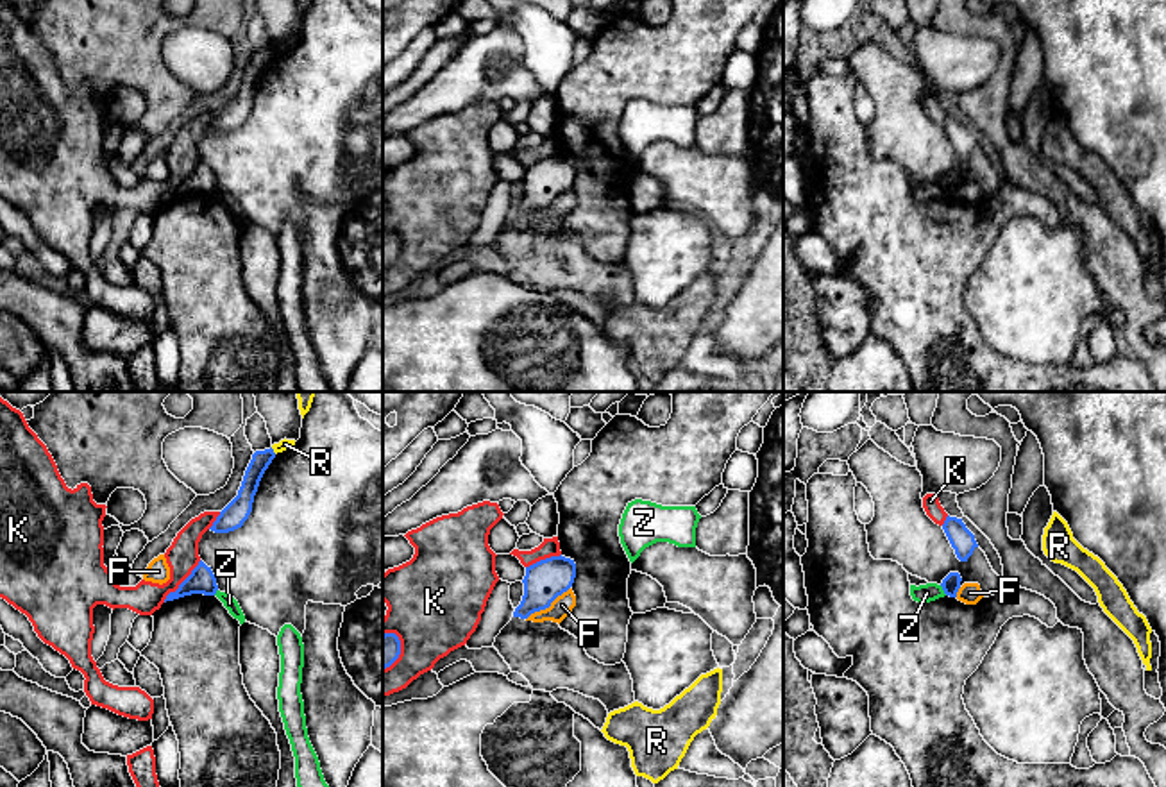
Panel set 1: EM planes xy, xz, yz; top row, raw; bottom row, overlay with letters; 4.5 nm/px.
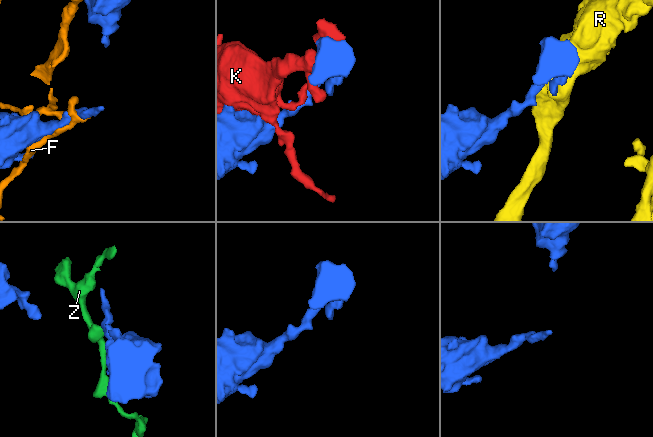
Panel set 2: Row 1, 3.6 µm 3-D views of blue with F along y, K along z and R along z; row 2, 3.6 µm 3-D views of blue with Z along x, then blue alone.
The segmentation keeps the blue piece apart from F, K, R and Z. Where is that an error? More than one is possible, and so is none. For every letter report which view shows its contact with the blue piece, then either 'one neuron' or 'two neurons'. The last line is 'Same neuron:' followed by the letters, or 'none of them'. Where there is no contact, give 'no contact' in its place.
F: contact in xz; two neurons
K: contact in xy; two neurons
R: contact in xy; two neurons
Z: contact in yz; two neurons
Same neuron: none of them

